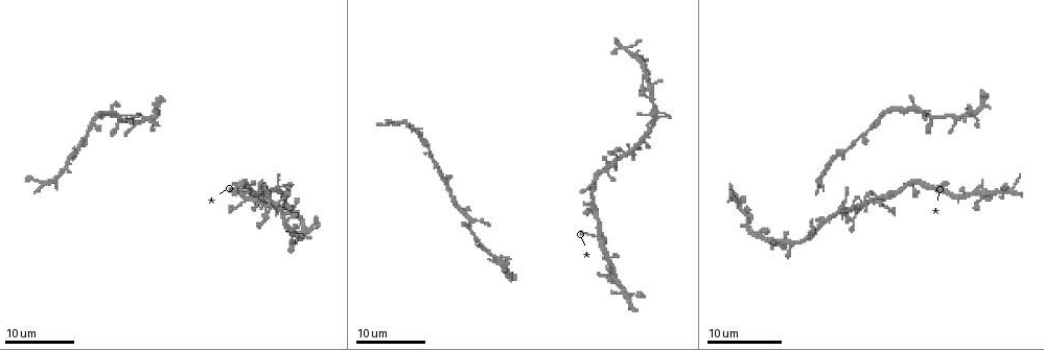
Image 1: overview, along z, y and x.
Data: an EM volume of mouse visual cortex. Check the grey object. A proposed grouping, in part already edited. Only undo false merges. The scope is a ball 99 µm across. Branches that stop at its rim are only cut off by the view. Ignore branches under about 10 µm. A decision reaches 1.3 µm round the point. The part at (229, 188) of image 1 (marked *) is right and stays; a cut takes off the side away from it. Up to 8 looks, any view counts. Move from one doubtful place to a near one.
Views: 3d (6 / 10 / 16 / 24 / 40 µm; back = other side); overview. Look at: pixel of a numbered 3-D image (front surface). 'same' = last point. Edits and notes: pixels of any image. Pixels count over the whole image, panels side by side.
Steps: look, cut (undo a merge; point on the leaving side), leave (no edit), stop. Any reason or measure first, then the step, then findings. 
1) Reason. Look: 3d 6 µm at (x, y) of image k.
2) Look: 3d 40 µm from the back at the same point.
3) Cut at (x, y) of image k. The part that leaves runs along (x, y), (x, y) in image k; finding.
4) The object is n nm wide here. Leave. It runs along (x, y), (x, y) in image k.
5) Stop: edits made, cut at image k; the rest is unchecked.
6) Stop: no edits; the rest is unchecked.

Calibre changes. Look: 3d 24 µm at (848, 149) of image 1.

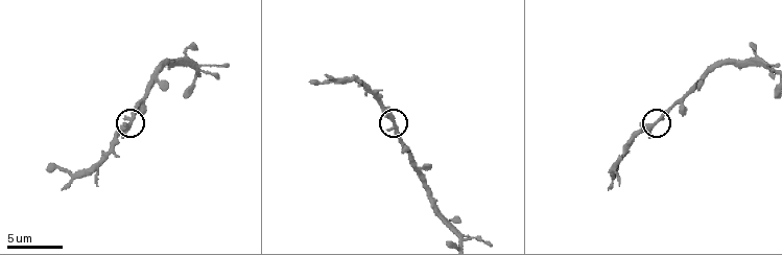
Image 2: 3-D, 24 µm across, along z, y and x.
Look: 3d 10 µm at (132, 122) of image 2.

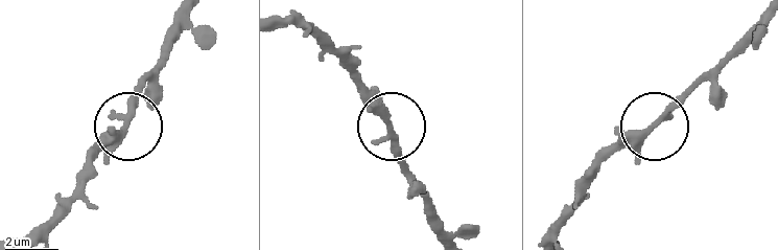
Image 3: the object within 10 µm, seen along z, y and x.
The object is 250 nm wide here. Leave. It runs along (769, 14), (661, 121), (634, 135), (596, 174) in image 3; one cell here.

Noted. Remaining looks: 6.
Four-way junction. Look: 3d 6 µm at (197, 71) of image 2.

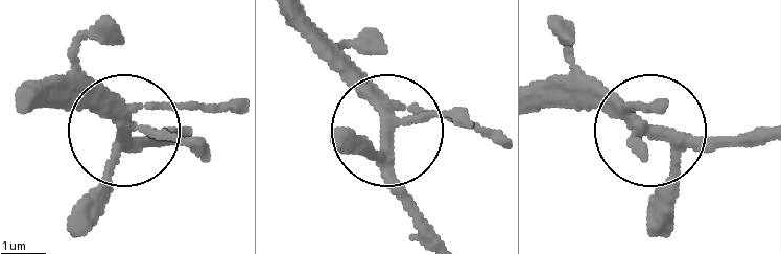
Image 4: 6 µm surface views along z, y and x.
The object is 250 nm wide here. Leave. One cell here.

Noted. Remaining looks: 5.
Look: 3d 16 µm at (599, 238) of image 1.

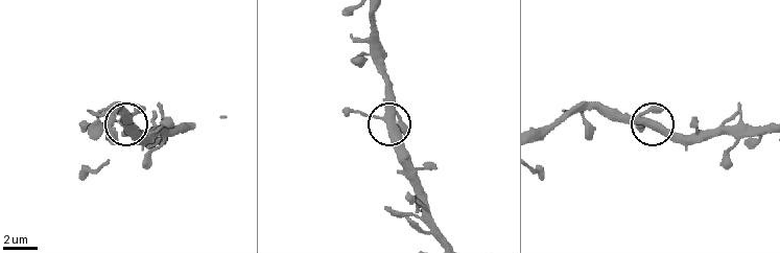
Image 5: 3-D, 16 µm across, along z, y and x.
Look: 3d 6 µm at (390, 122) of image 5.

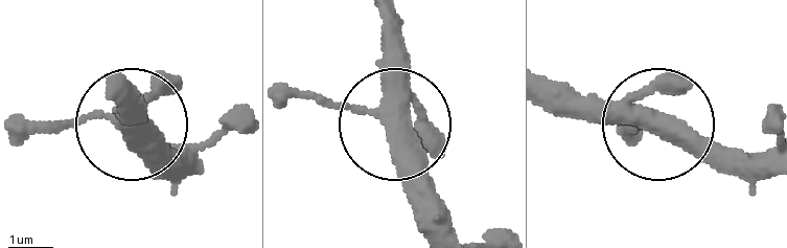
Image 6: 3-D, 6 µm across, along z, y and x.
4 arms meet here. Leave. It runs along (282, 99), (305, 92), (384, 118), (406, 159), (417, 223) in image 6; all the same cell.

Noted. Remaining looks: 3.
Thick turns thin. Look: 3d 24 µm at (646, 73) of image 1.

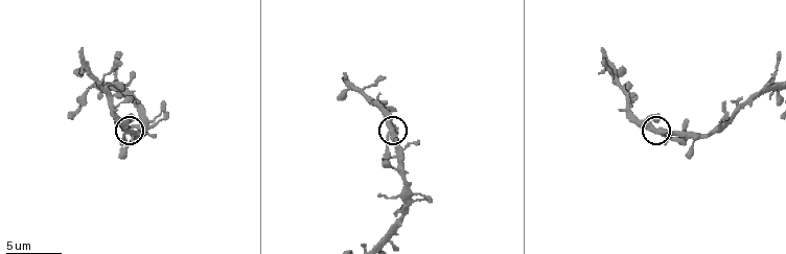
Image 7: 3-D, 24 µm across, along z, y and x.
Look: 3d 6 µm at (654, 130) of image 7.

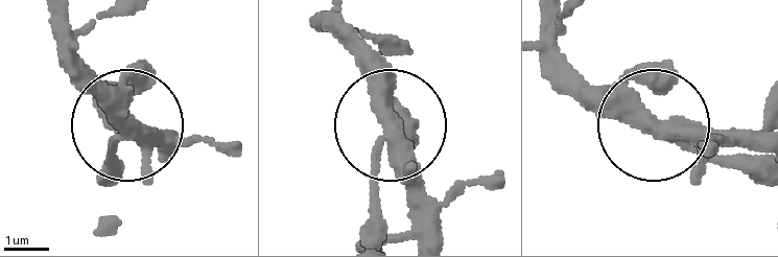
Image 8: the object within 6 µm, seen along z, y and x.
3 arms meet here. Leave. It runs along (758, 141), (680, 141), (635, 126), (548, 44) in image 8; all the same cell.

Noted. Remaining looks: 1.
Stop: no edits; the rest is unchecked.

